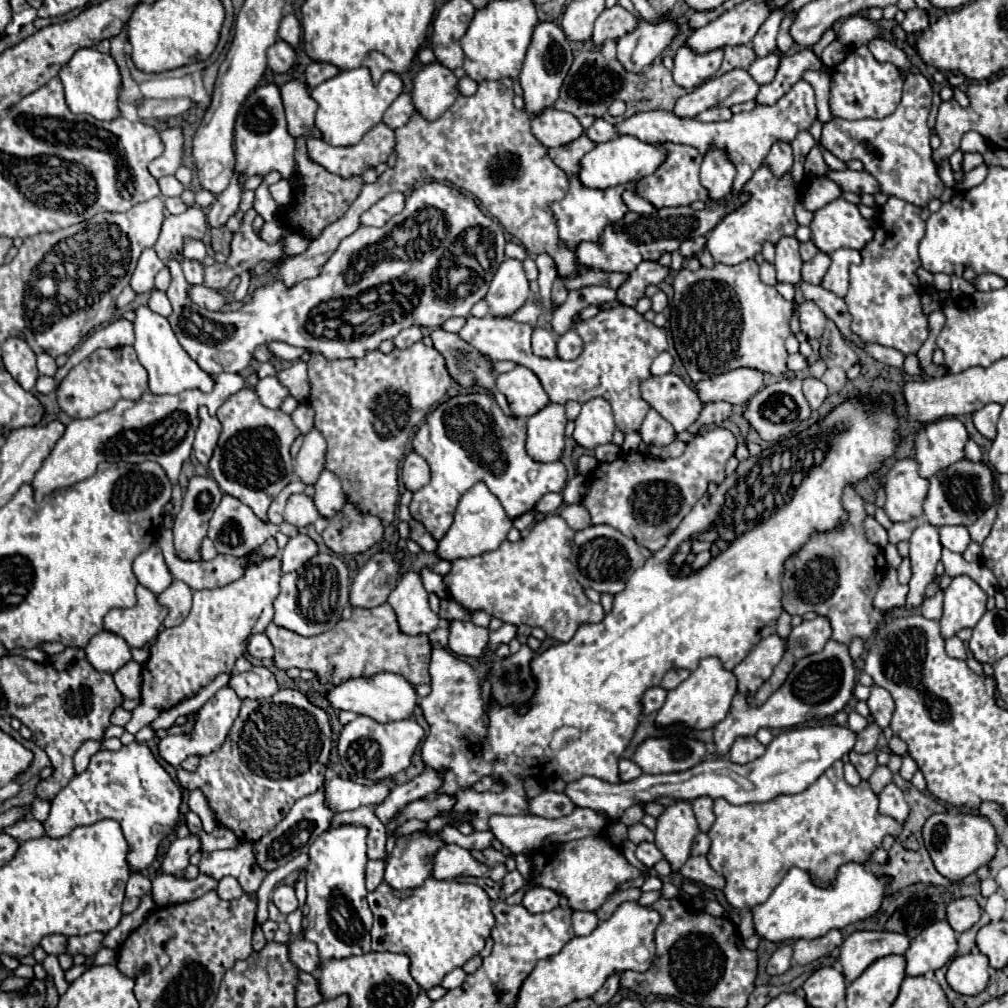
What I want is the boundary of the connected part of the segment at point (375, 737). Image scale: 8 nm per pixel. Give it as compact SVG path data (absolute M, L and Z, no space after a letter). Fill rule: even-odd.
M357 716L349 722L339 736L339 758L347 774L357 774L367 780L383 780L409 768L413 754L423 740L423 728L411 720L399 720L389 724L377 724L367 716Z

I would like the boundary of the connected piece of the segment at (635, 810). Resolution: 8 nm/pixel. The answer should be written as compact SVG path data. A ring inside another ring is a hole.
M631 806L631 808L627 808L625 814L621 816L621 822L627 824L627 826L631 826L631 824L637 824L637 822L641 820L641 816L643 816L643 808L639 808L639 806Z

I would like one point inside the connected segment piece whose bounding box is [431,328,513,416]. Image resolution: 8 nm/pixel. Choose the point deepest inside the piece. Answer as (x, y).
(467, 366)

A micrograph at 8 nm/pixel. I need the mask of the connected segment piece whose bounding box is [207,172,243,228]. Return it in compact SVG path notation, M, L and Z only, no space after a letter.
M233 172L233 178L231 178L231 184L221 192L217 194L217 200L215 204L211 206L209 214L207 214L207 224L217 228L217 226L223 226L227 222L229 216L233 216L239 208L239 198L241 198L241 192L243 192L243 184L241 184L241 174Z

